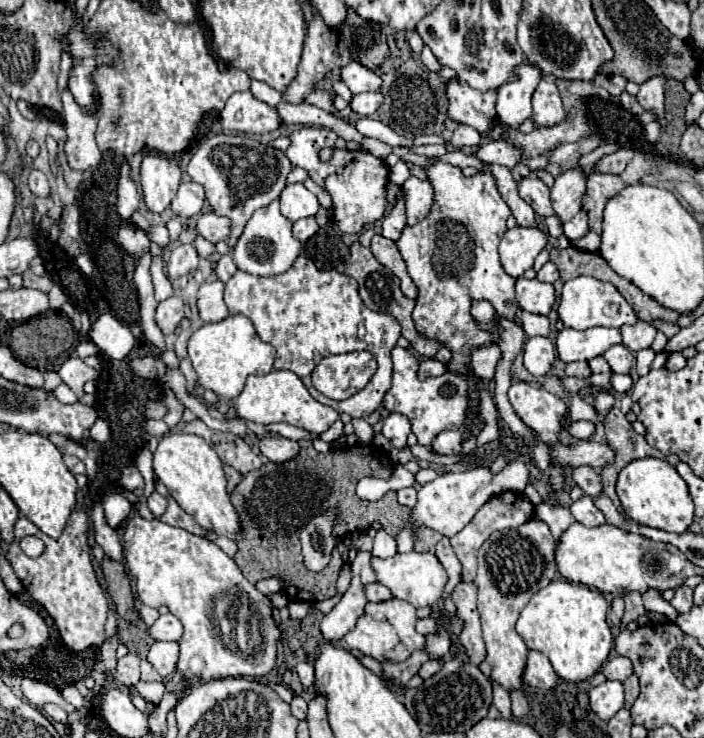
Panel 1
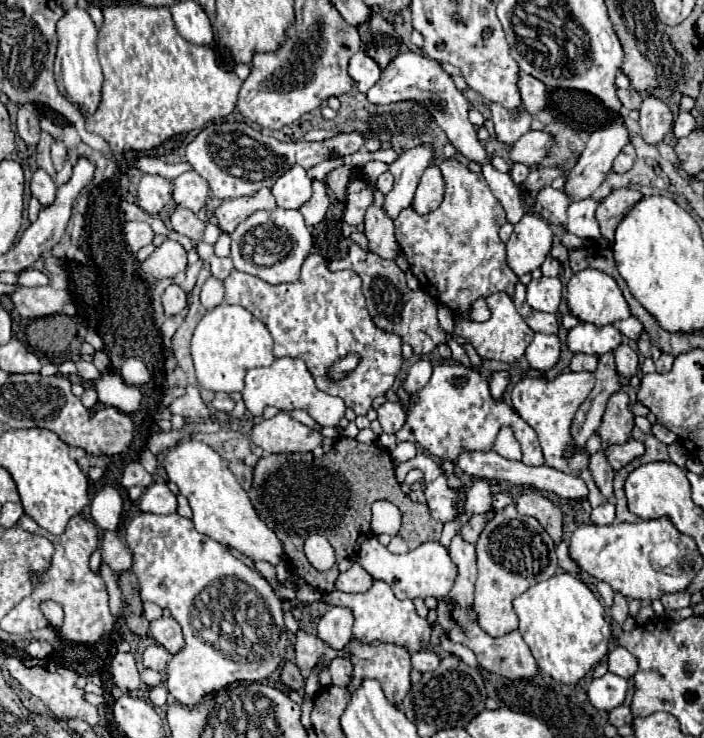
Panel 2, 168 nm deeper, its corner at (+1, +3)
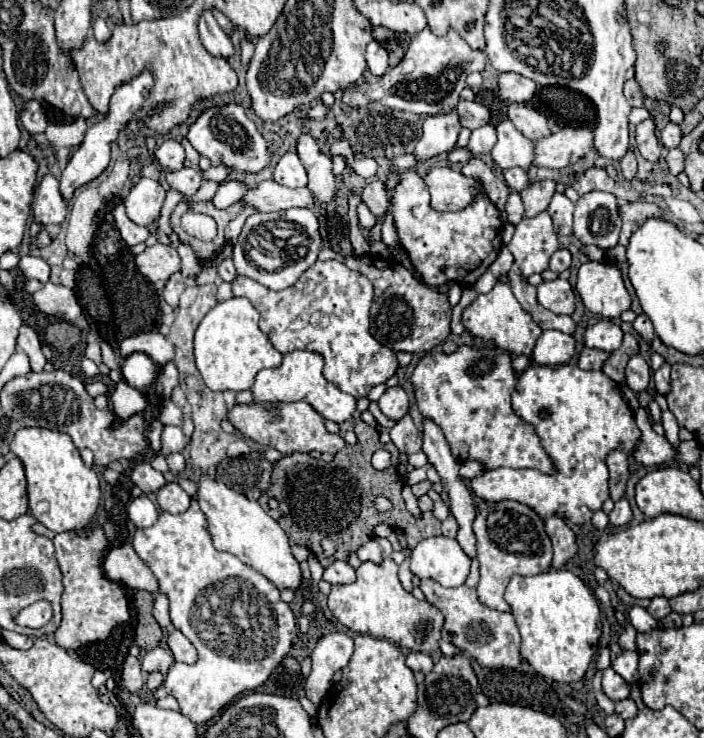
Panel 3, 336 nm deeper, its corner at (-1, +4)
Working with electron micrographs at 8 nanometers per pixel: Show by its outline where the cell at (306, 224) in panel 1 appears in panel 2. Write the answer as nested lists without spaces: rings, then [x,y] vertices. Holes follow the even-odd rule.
[[[313,180],[313,196],[311,196],[309,202],[305,202],[299,208],[299,212],[305,216],[305,224],[307,226],[319,224],[325,218],[329,204],[331,204],[331,200],[329,200],[329,194],[327,194],[325,180]]]

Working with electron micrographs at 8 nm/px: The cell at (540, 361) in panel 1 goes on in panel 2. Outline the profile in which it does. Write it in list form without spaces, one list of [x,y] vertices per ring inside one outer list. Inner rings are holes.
[[[537,332],[533,342],[527,346],[525,358],[531,368],[547,372],[549,368],[553,368],[557,364],[559,354],[561,354],[561,340],[557,338],[557,334]]]

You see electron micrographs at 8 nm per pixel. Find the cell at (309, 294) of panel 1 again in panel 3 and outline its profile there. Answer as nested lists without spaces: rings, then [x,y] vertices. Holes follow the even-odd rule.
[[[315,261],[293,287],[283,291],[271,291],[249,277],[235,277],[231,287],[233,297],[247,297],[261,313],[259,327],[279,353],[287,355],[295,349],[319,353],[325,359],[325,379],[357,401],[397,373],[397,353],[369,333],[373,285],[359,271],[339,261]]]

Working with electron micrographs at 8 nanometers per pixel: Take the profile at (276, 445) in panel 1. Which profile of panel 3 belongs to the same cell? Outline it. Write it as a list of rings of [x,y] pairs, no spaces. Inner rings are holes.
[[[305,401],[297,403],[251,403],[251,405],[237,405],[229,409],[229,421],[233,427],[247,439],[253,439],[255,443],[263,447],[273,447],[279,453],[311,453],[311,451],[329,451],[337,453],[345,447],[345,441],[341,435],[333,435],[325,429],[325,419]]]

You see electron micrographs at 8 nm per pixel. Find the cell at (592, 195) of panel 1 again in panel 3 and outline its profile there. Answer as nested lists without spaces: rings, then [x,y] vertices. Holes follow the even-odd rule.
[[[633,201],[633,203],[621,203],[619,205],[619,215],[623,221],[621,233],[619,233],[619,243],[627,245],[631,233],[647,219],[647,217],[661,217],[661,211],[655,203],[649,201]]]

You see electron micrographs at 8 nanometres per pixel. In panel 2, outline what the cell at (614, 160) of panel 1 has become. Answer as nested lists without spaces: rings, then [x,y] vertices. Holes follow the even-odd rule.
[[[627,144],[627,146],[619,152],[619,156],[615,158],[615,162],[613,162],[613,170],[619,172],[619,174],[625,174],[627,170],[631,170],[633,162],[635,162],[635,148],[633,148],[631,144]]]

